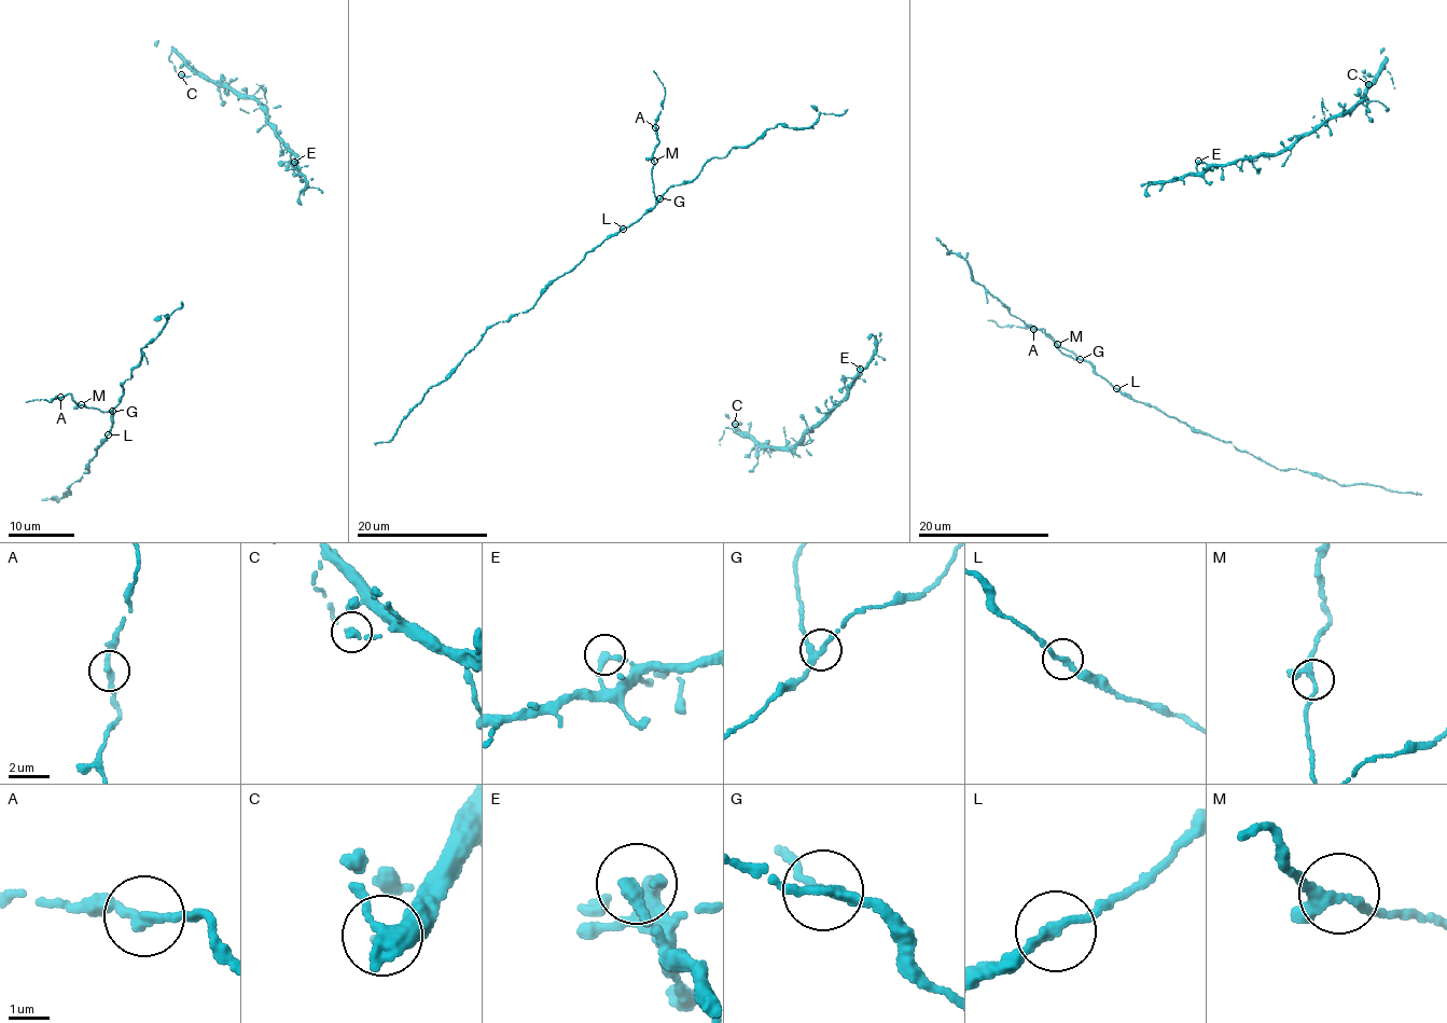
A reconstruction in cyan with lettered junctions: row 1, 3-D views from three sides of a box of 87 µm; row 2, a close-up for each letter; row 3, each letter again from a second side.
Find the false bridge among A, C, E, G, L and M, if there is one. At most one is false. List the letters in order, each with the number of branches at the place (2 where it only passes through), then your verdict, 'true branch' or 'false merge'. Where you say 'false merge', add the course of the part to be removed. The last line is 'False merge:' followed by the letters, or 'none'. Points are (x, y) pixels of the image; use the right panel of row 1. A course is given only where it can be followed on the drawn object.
A: 2 | true branch
C: 1 | true branch
E: 1 | true branch
G: 3 | true branch
L: 2 | true branch
M: 3 | true branch
False merge: none

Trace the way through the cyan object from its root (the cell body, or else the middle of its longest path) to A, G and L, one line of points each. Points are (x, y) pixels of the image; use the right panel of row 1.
A: (967, 258), (973, 280), (1007, 312), (1044, 331), (1062, 353), (1081, 360), (1055, 343), (1044, 329), (1033, 329)
G: (967, 258), (973, 280), (1000, 300), (1007, 312), (1044, 331), (1062, 353), (1081, 359)
L: (967, 258), (973, 280), (1000, 300), (1007, 312), (1044, 331), (1062, 353), (1093, 365), (1094, 372), (1116, 388)

